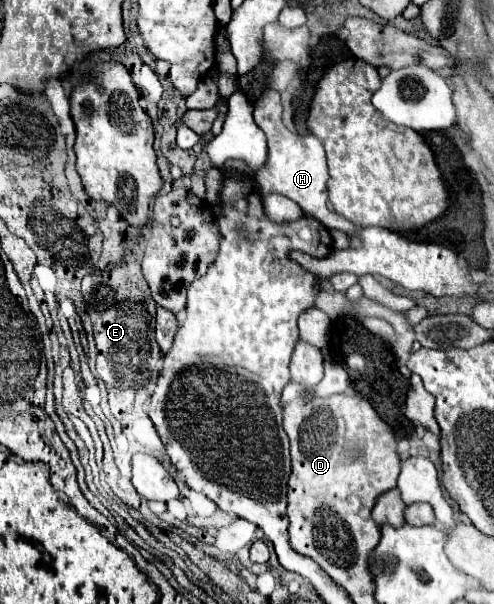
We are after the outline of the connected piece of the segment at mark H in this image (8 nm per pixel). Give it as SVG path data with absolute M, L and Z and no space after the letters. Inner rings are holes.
M267 88L261 98L255 102L253 108L253 118L257 122L257 126L265 132L267 136L267 160L265 166L261 166L261 170L255 174L255 182L261 190L263 196L267 194L283 194L287 198L291 198L293 202L297 202L305 216L311 216L315 220L319 220L325 228L335 228L341 230L345 234L357 234L357 230L361 230L359 226L353 226L353 222L349 222L347 218L341 218L339 214L331 212L327 208L327 162L325 162L325 150L323 144L313 138L313 134L307 136L299 136L299 134L291 134L282 122L283 108L280 93L273 88Z

